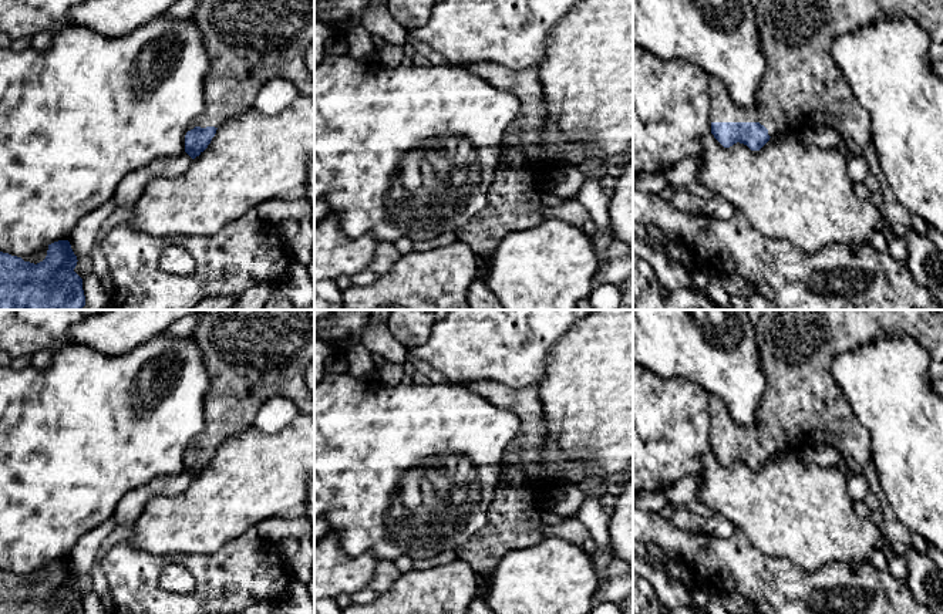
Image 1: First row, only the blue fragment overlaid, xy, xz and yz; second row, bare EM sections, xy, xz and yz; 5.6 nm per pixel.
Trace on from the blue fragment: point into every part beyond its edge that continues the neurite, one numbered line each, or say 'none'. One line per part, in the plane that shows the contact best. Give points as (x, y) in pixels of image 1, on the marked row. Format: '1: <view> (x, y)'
1: yz (801, 85)

